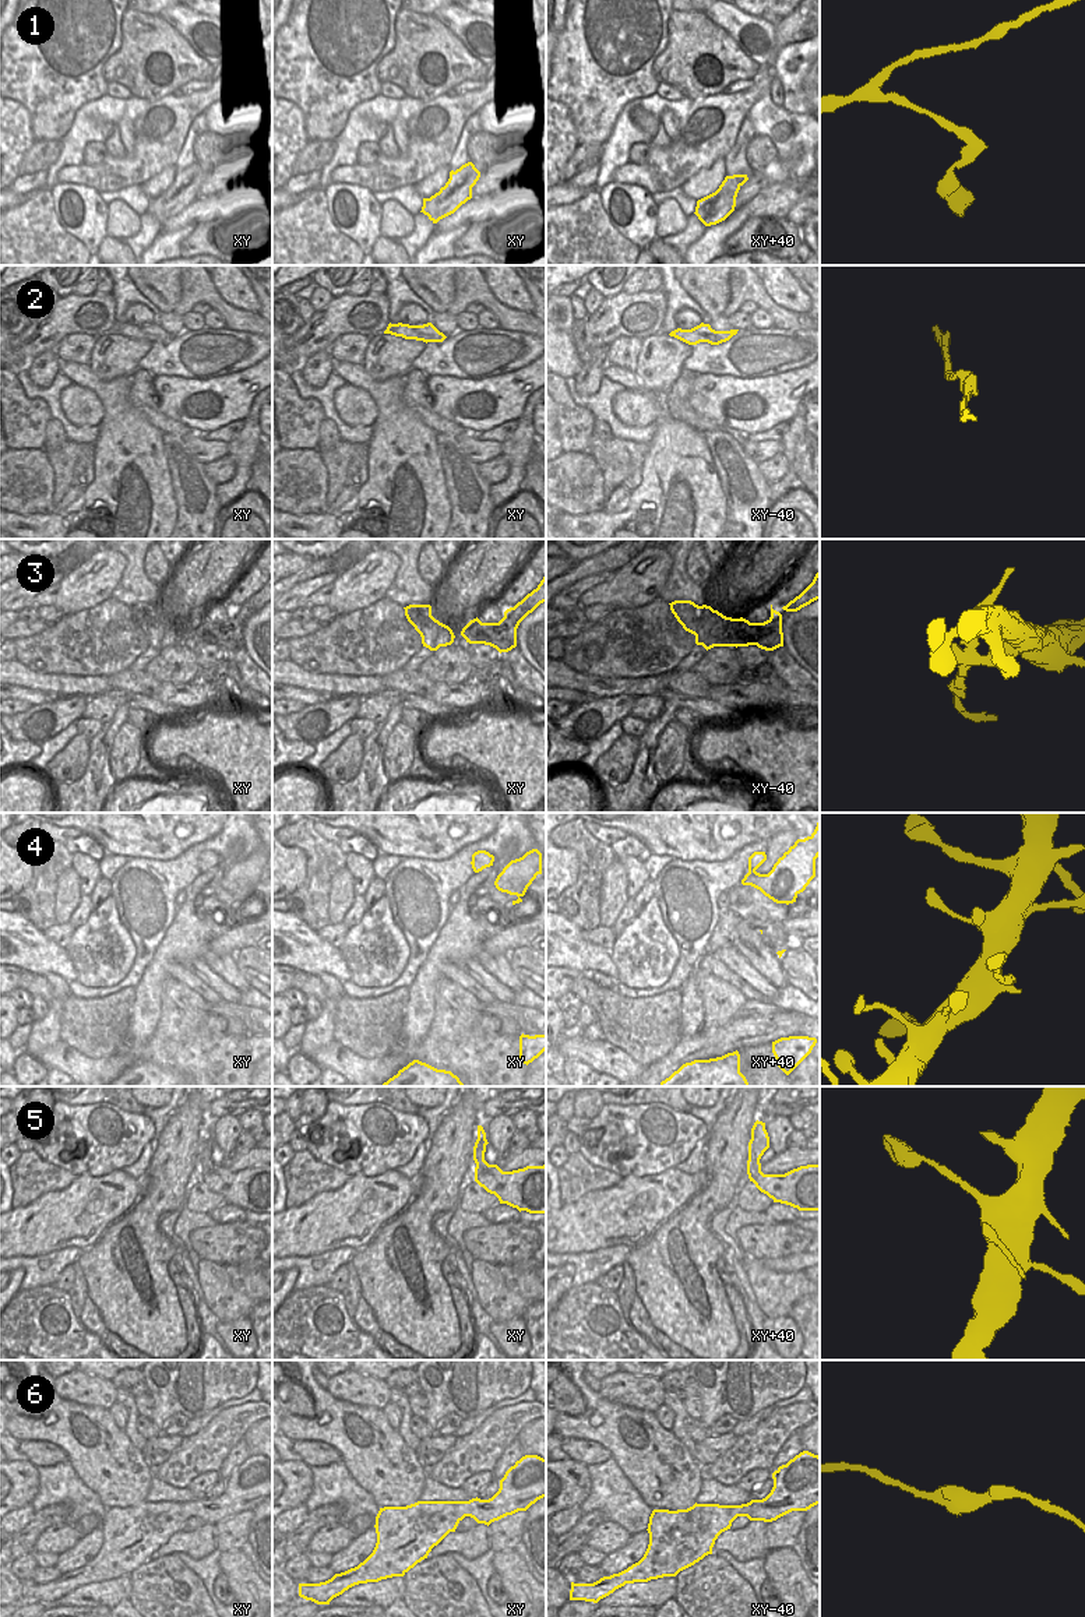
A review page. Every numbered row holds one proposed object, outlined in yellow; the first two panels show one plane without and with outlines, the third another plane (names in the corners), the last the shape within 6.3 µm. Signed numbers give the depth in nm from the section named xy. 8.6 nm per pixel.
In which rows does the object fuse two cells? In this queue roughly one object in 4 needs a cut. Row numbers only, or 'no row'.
1, 3, 5.

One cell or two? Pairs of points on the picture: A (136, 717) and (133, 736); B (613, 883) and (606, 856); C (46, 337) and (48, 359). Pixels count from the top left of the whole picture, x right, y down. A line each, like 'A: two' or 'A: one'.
A: two
B: two
C: two

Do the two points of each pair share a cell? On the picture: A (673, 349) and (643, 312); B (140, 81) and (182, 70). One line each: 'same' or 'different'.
A: different
B: same

